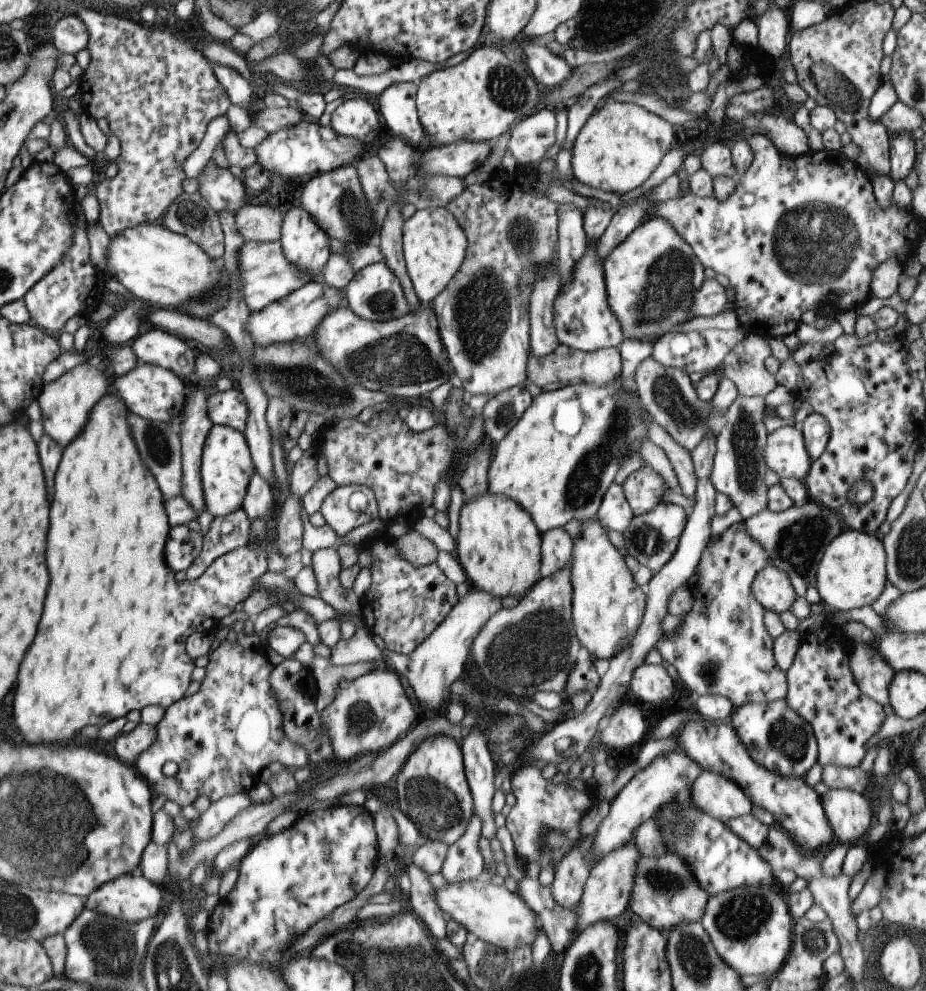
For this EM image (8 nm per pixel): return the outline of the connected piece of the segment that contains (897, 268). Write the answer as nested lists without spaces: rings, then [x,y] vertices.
[[[895,257],[883,261],[871,275],[871,292],[878,299],[888,299],[899,288],[904,263]]]

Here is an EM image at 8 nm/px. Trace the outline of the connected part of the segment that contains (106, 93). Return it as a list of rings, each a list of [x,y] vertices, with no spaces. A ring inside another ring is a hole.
[[[76,6],[76,8],[70,8],[74,10],[74,15],[80,16],[82,22],[86,24],[86,30],[88,30],[88,46],[86,49],[90,52],[90,65],[84,71],[84,74],[79,78],[79,93],[80,101],[83,111],[88,115],[93,116],[96,120],[99,118],[106,118],[109,124],[109,129],[114,130],[114,134],[118,136],[121,144],[121,152],[118,155],[117,166],[118,172],[116,176],[111,179],[107,179],[94,188],[95,195],[100,205],[100,216],[97,219],[101,227],[106,231],[106,234],[110,238],[120,234],[122,230],[126,228],[134,228],[140,226],[140,224],[150,224],[160,222],[162,216],[167,211],[167,208],[184,193],[182,183],[186,179],[184,174],[183,165],[188,156],[200,146],[202,138],[208,128],[208,124],[218,116],[226,116],[226,112],[231,106],[231,100],[224,85],[214,76],[214,70],[210,66],[210,60],[202,54],[202,50],[198,44],[192,43],[189,38],[185,36],[176,37],[168,36],[164,27],[155,26],[154,28],[144,28],[141,24],[126,18],[122,18],[116,15],[106,15],[100,12],[92,10],[86,10],[82,6]]]

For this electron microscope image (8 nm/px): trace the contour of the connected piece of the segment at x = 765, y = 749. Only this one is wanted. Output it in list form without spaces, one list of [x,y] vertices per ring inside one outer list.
[[[785,699],[747,703],[734,708],[732,724],[749,756],[759,766],[782,777],[802,777],[817,763],[817,741],[810,724],[788,707]]]

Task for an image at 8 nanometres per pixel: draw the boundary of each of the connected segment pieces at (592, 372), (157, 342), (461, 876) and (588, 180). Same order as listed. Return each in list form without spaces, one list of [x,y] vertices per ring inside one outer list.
[[[560,343],[560,346],[555,348],[548,356],[534,358],[530,355],[528,366],[526,366],[526,374],[528,374],[528,382],[542,388],[548,384],[606,386],[606,384],[612,384],[616,378],[621,378],[621,364],[622,358],[619,347],[608,347],[588,352],[570,348],[568,345]]]
[[[162,329],[148,330],[142,336],[138,336],[132,350],[138,361],[153,364],[174,372],[186,384],[194,380],[196,356],[192,345],[187,341]]]
[[[474,814],[464,835],[449,845],[441,873],[448,883],[466,882],[480,878],[484,870],[484,858],[478,848],[482,820]]]
[[[608,101],[580,129],[571,148],[571,168],[582,184],[603,192],[630,192],[642,186],[678,142],[667,120],[628,102]]]

